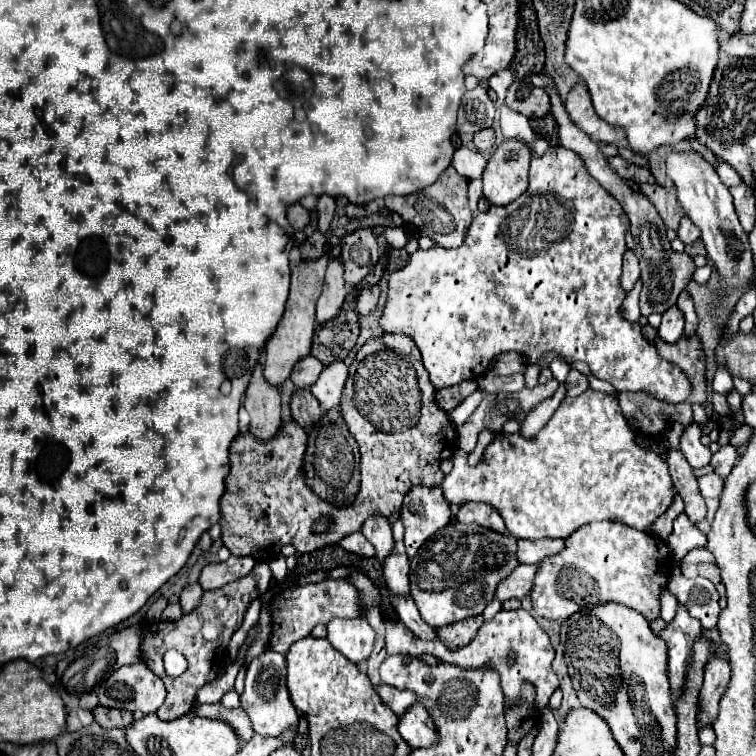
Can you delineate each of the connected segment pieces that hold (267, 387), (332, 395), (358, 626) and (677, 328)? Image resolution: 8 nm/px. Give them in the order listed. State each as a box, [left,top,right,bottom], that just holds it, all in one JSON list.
[[245,366,281,440],[309,362,349,410],[327,618,375,662],[659,306,685,342]]

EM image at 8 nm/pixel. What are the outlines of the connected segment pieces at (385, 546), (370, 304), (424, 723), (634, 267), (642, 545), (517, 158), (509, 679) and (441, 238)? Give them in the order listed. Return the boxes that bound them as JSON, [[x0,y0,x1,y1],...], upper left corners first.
[[361,516,395,562],[357,286,379,314],[399,704,439,748],[621,250,639,292],[531,522,671,622],[483,140,531,206],[387,608,559,710],[385,166,473,248]]

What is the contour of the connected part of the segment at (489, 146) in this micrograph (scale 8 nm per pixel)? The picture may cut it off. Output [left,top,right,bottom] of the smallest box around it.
[473,128,495,152]

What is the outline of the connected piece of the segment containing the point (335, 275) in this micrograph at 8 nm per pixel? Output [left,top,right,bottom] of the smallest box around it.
[317,260,347,326]

